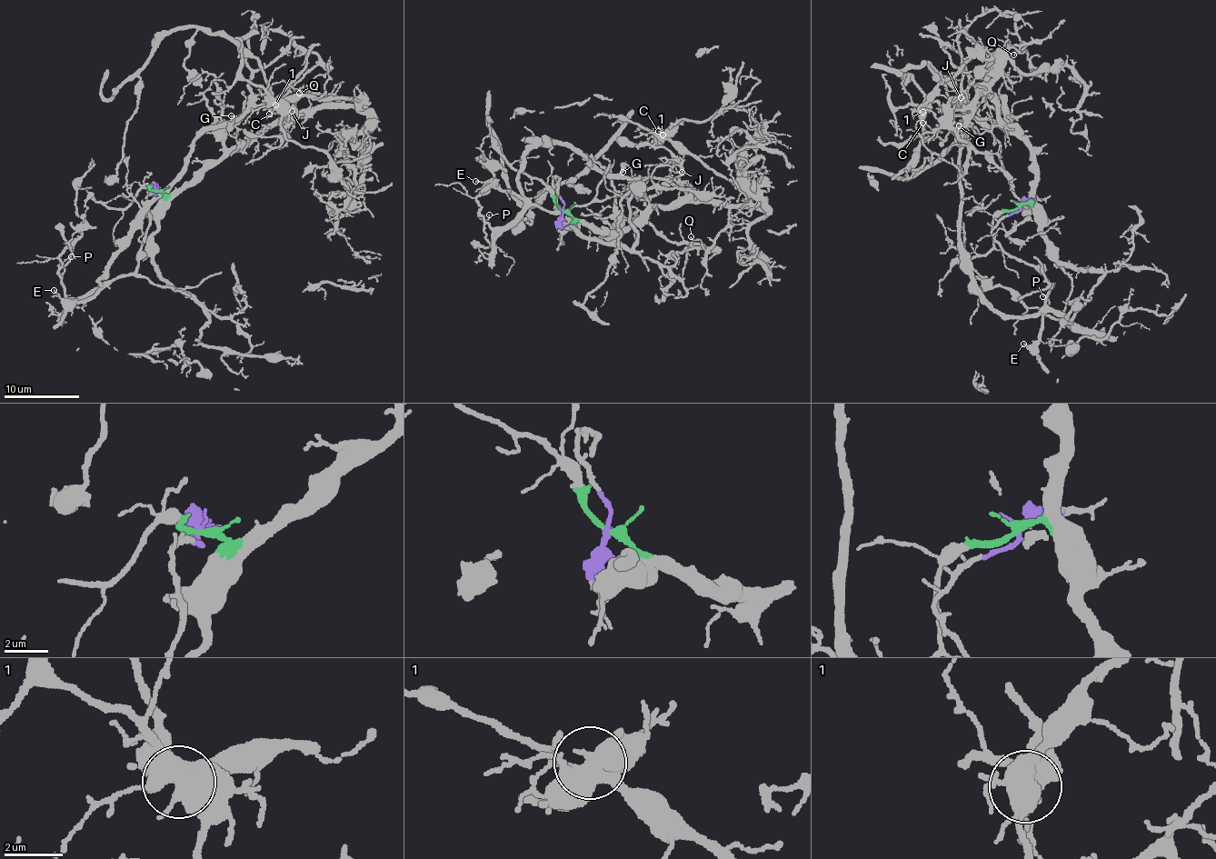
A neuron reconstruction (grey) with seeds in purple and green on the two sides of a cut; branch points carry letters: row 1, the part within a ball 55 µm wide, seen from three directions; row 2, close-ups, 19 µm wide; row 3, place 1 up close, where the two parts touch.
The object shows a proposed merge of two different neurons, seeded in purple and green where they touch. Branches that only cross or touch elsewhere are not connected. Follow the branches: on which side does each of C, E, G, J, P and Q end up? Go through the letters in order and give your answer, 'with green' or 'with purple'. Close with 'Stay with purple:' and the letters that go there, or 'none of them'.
C: with green
E: with purple
G: with purple
J: with green
P: with purple
Q: with green
Stay with purple: E, G, P

